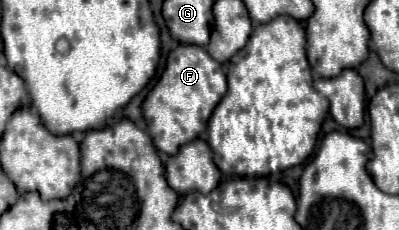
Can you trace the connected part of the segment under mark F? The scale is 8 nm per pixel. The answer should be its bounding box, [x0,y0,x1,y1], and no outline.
[142,44,226,156]

